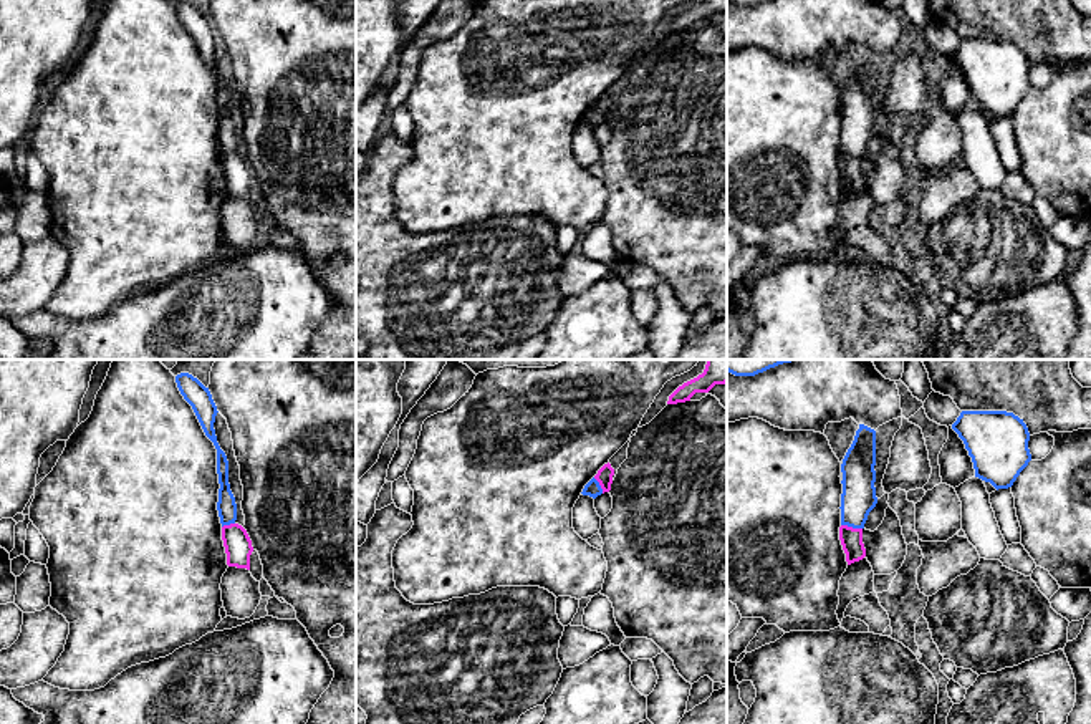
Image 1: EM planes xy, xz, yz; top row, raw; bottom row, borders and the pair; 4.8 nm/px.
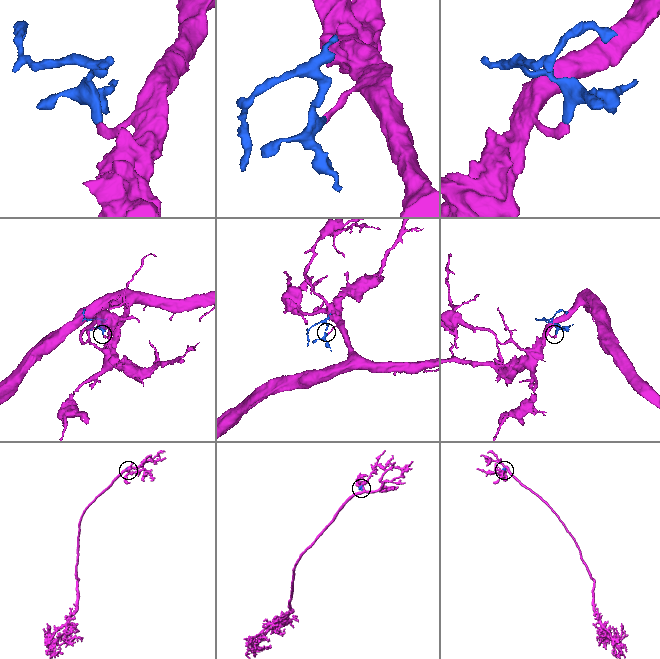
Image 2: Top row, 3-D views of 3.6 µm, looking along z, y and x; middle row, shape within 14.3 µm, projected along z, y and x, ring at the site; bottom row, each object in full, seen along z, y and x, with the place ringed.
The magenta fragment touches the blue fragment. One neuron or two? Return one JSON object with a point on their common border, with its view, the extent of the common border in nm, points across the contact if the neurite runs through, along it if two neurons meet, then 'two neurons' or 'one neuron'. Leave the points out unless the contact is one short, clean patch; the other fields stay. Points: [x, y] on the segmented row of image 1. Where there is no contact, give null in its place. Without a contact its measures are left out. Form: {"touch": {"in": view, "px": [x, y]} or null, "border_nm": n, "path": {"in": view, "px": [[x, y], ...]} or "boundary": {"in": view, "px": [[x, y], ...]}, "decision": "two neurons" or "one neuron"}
{"touch": {"in": "yz", "px": [851, 527]}, "border_nm": 110, "boundary": {"in": "yz", "px": [[841, 524], [861, 529]]}, "decision": "two neurons"}

